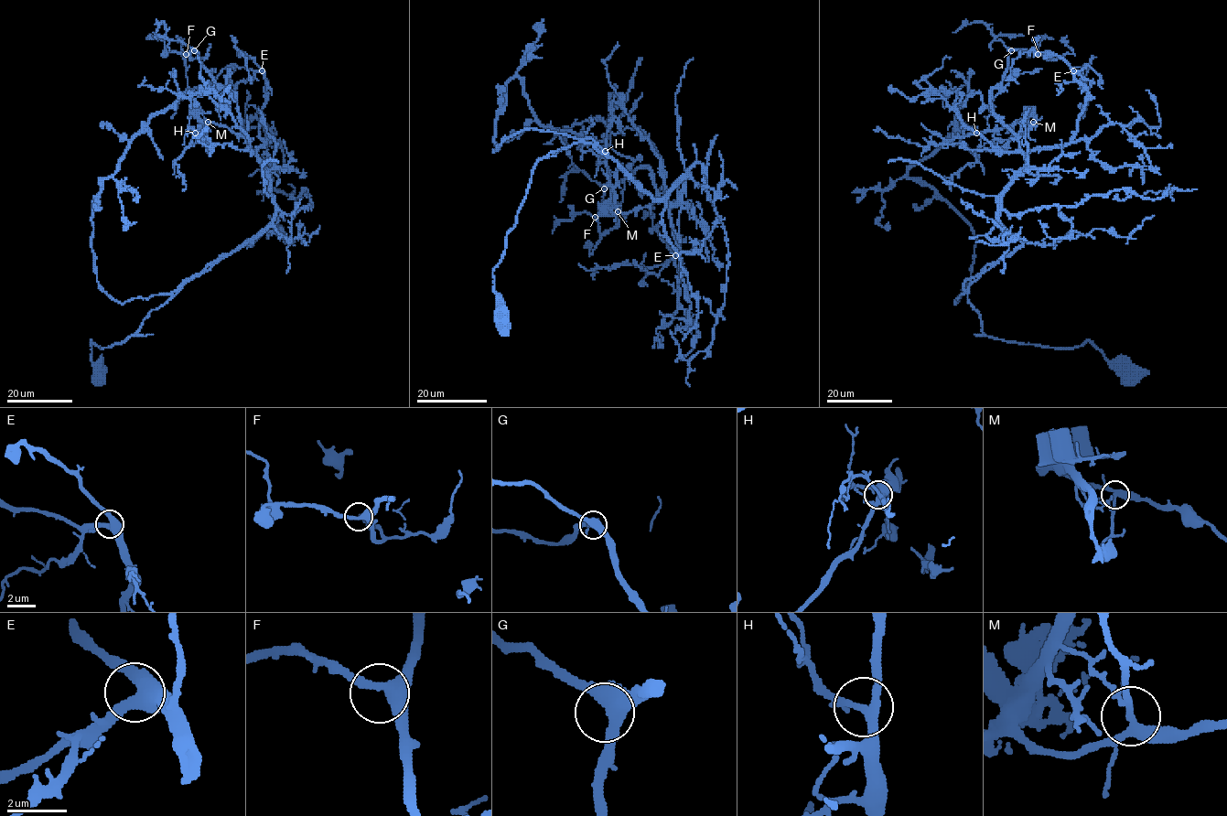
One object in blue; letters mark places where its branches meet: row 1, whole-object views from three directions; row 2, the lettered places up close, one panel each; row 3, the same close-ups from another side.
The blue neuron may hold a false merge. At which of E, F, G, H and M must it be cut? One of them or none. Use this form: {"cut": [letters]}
{"cut": []}

